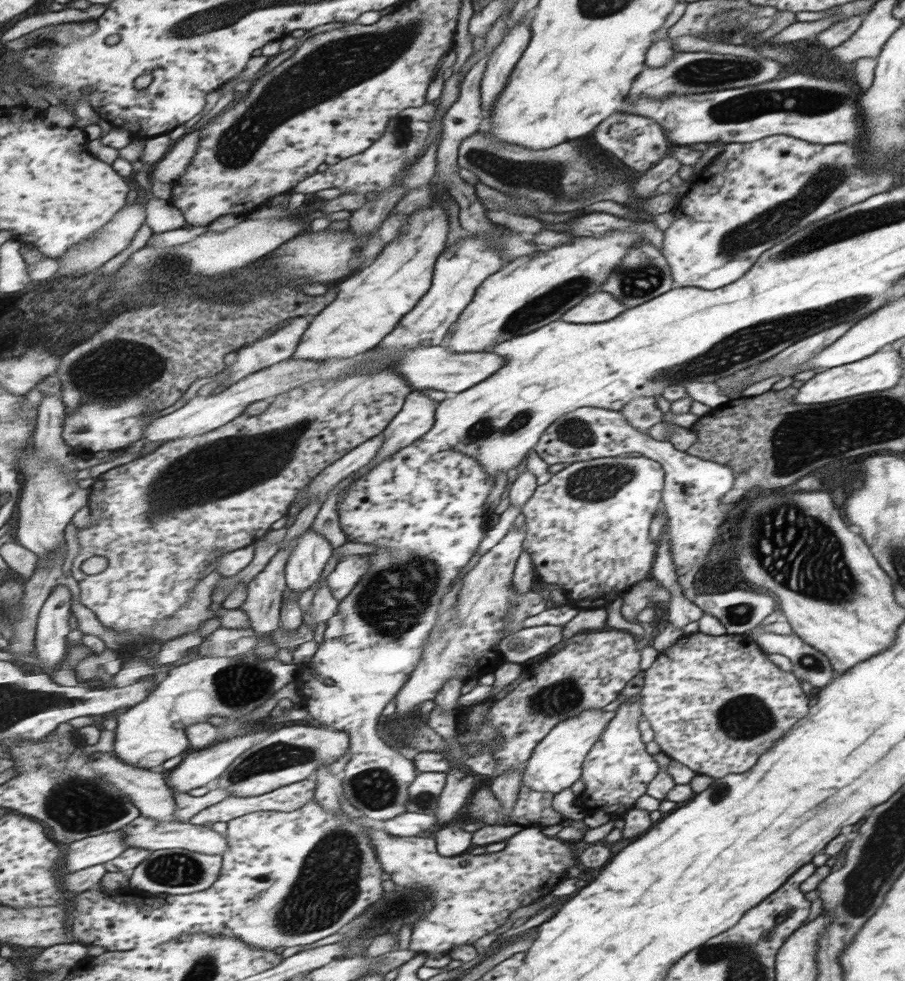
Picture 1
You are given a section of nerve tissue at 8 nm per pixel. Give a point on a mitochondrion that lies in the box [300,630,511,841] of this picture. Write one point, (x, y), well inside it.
(376, 789)

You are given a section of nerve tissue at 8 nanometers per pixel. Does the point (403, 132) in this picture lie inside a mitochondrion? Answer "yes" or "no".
yes

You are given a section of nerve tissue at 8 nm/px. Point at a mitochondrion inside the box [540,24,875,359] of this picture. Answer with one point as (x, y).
(760, 230)

